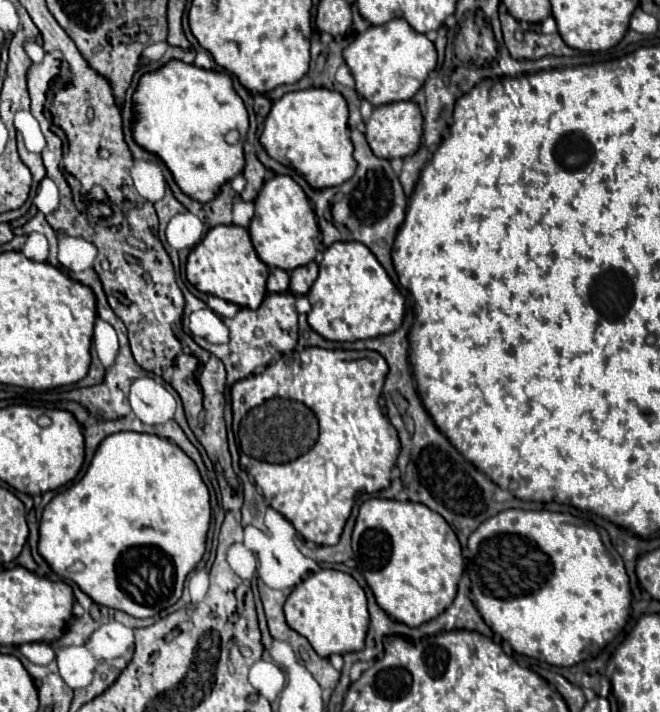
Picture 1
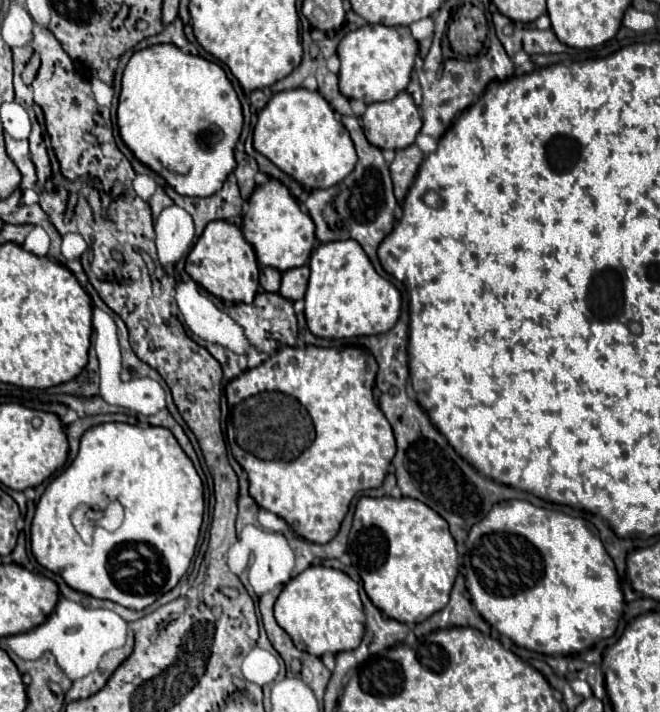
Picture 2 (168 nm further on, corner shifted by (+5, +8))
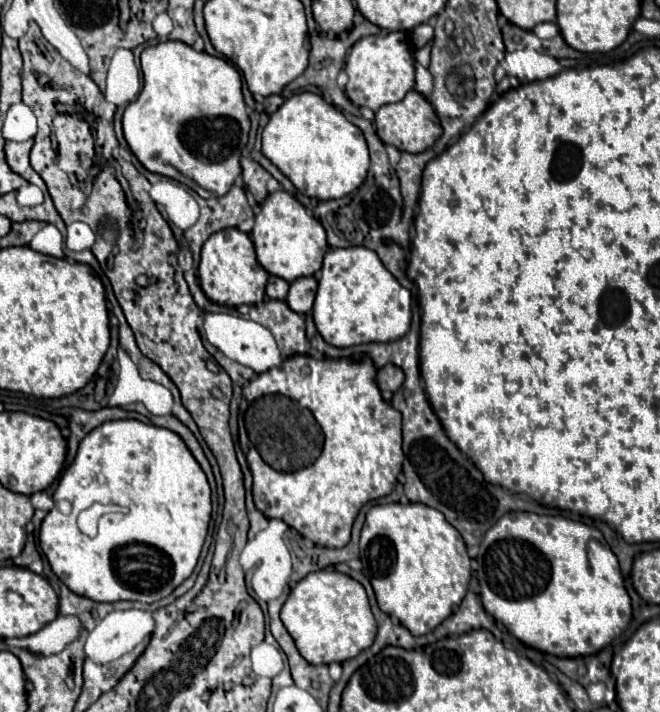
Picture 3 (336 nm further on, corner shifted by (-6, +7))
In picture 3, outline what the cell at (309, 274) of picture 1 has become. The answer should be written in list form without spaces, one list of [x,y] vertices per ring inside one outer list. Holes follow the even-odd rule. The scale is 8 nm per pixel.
[[[314,276],[296,278],[294,282],[290,282],[290,290],[288,290],[286,302],[298,314],[308,314],[312,310],[312,304],[314,304],[316,290],[318,290],[318,282],[316,282]]]

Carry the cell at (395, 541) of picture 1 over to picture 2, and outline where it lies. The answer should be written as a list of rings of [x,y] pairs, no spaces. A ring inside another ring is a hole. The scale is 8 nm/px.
[[[361,497],[349,533],[347,553],[377,609],[399,623],[415,625],[441,611],[459,573],[459,555],[449,525],[417,499]]]

